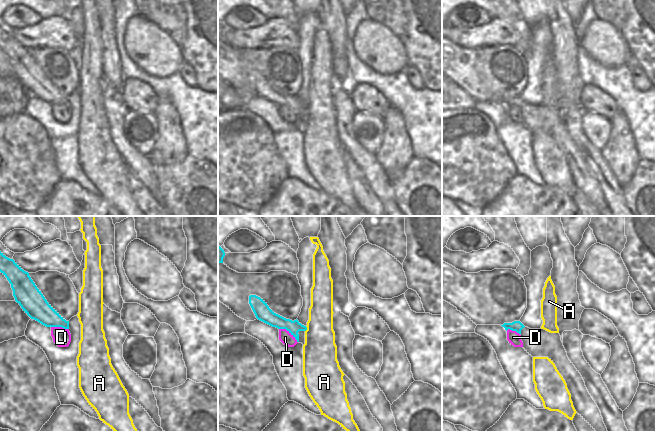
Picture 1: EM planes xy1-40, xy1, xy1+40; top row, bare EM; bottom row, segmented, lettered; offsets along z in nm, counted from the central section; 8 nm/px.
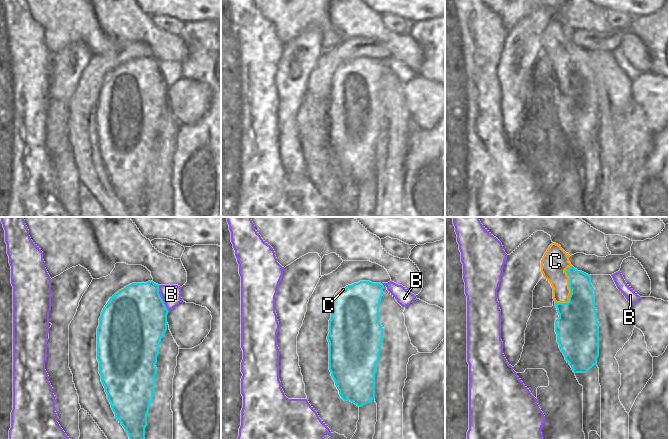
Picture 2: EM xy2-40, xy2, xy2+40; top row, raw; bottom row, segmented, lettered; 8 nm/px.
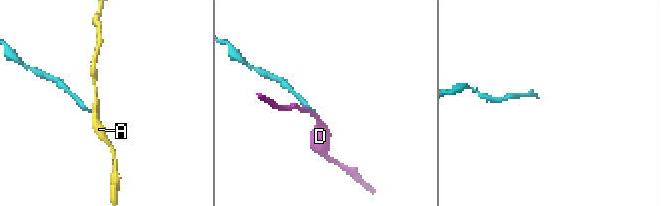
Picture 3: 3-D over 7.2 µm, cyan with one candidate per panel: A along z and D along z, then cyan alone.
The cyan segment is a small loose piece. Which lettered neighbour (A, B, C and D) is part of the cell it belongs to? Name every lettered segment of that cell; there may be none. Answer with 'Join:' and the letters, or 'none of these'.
Join: C

